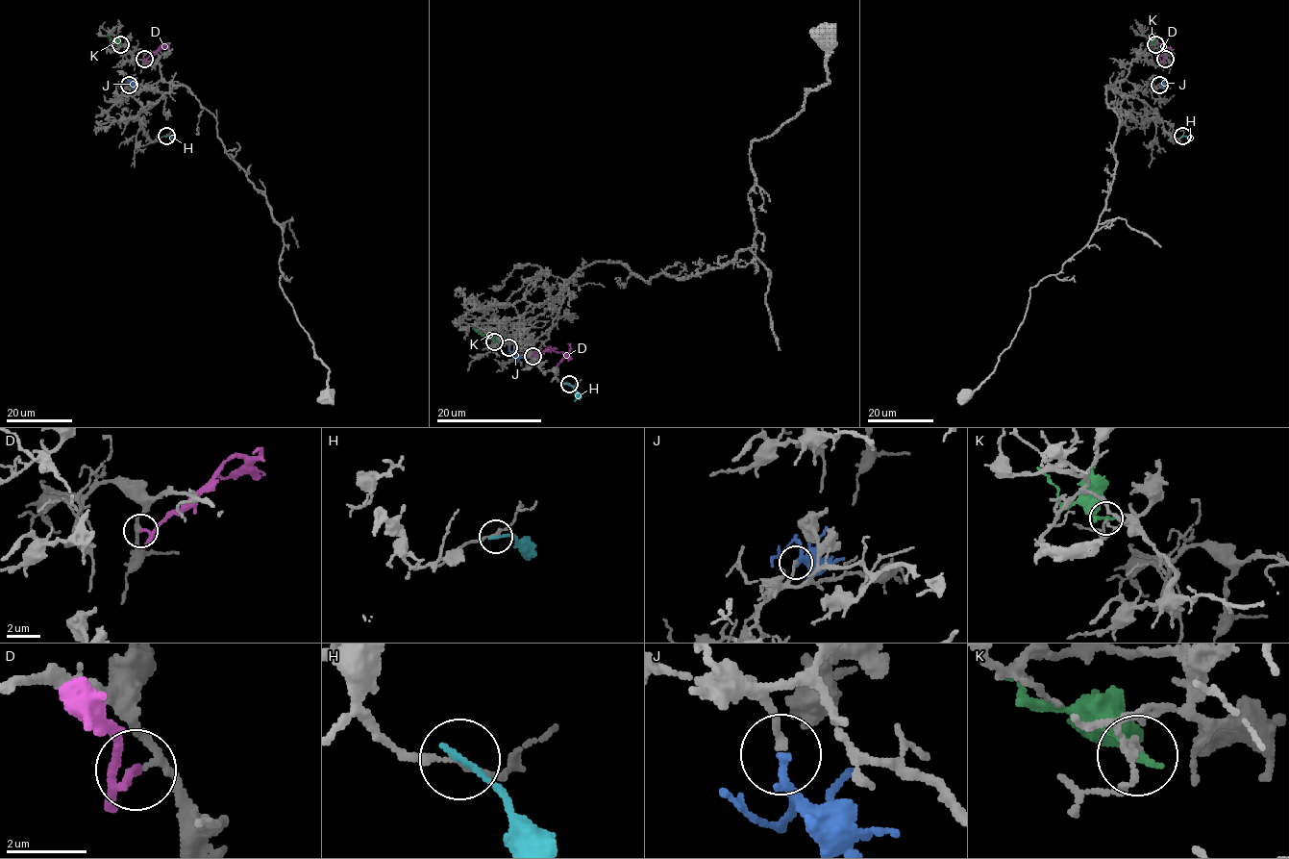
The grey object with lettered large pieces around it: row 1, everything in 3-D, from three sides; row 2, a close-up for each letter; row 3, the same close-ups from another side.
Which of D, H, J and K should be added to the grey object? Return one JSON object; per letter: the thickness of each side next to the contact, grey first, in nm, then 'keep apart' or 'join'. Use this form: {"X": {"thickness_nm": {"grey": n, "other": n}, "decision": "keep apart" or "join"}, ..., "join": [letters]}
{"D": {"thickness_nm": {"grey": 170, "other": 180}, "decision": "keep apart"}, "H": {"thickness_nm": {"grey": 160, "other": 180}, "decision": "keep apart"}, "J": {"thickness_nm": {"grey": 190, "other": 240}, "decision": "join"}, "K": {"thickness_nm": {"grey": 120, "other": 240}, "decision": "keep apart"}, "join": ["J"]}

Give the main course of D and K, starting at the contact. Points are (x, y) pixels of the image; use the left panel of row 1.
D: (143, 59), (164, 46), (159, 47)
K: (120, 44), (107, 35)

